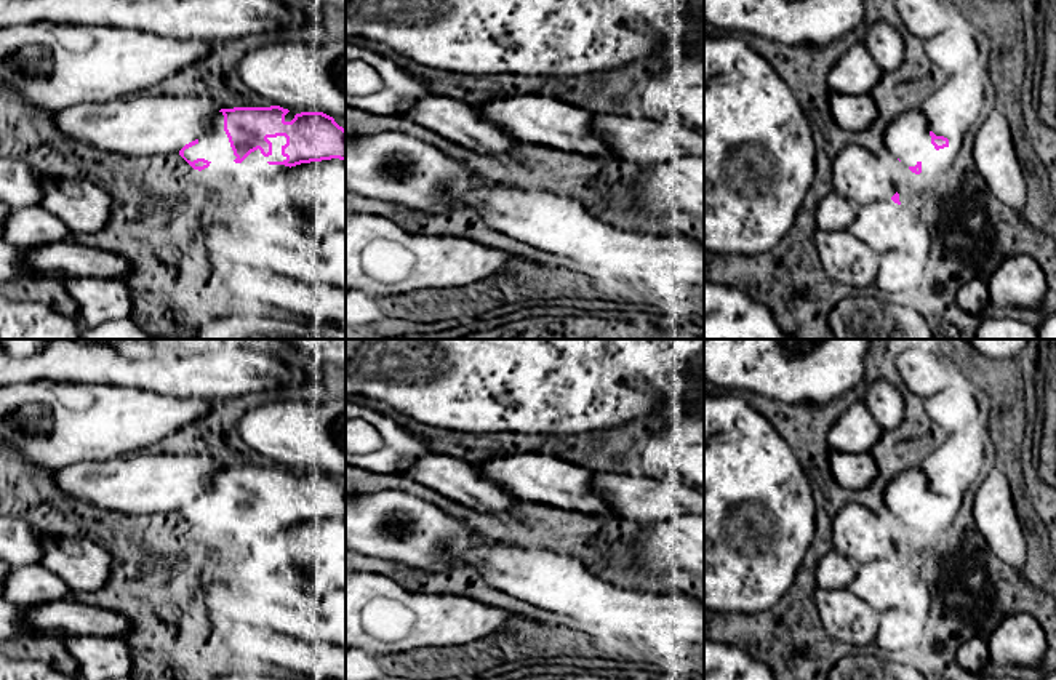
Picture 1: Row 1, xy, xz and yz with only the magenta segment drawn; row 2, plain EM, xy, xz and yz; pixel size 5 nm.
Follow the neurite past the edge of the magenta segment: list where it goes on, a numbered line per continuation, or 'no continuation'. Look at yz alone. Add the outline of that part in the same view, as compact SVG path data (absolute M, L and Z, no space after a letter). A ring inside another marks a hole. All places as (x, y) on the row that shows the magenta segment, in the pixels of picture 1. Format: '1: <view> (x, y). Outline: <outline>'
1: yz (908, 138). Outline: M907 109L893 115L883 134L883 142L906 166L915 166L936 150L931 144L928 120L922 109Z

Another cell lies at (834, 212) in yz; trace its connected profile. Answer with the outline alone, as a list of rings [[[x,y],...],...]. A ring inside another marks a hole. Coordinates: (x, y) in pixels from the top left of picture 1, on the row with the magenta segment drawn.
[[[830,190],[818,205],[816,226],[826,232],[848,230],[848,226],[854,219],[856,211],[856,205],[835,190]]]

